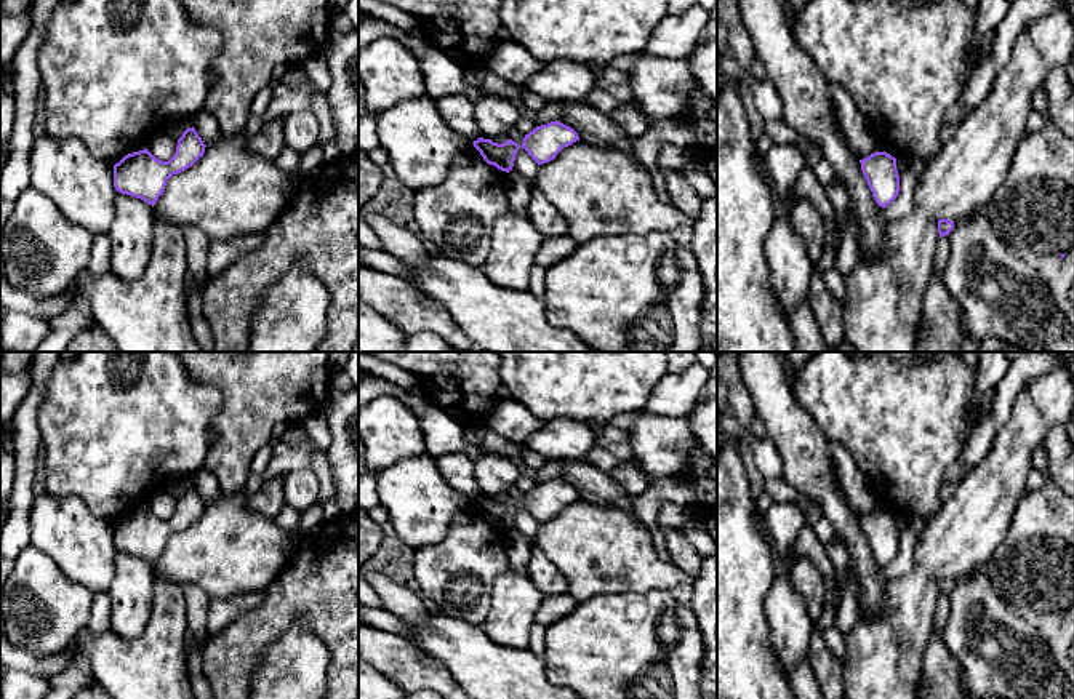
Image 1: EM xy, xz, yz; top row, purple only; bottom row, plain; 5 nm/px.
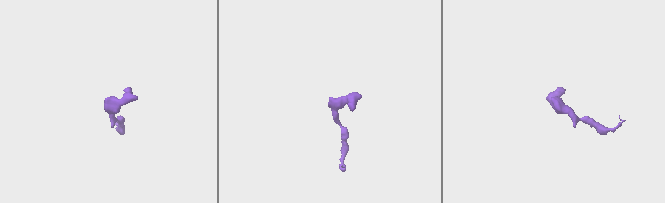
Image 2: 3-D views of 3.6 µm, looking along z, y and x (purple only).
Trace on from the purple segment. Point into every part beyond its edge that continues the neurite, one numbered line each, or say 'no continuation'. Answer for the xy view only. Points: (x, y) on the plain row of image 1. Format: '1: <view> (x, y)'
no continuation

